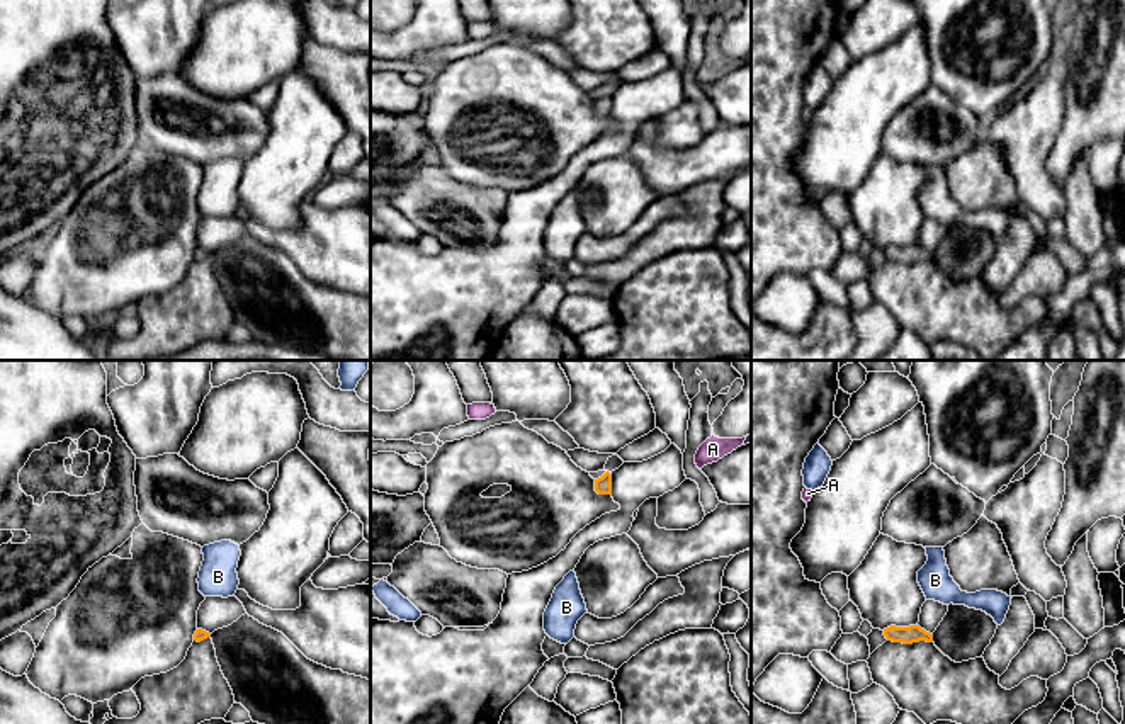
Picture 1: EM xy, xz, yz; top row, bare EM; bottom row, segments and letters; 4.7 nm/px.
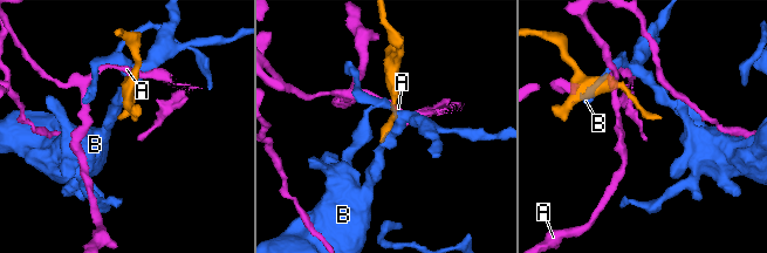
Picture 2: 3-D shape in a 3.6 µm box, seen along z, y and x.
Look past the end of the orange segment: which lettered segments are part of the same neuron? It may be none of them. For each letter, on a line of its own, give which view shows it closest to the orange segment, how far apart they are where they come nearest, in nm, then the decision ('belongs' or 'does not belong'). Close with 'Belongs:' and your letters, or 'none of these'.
A: view xz; gap 400 nm; does not belong
B: view yz; gap 130 nm; does not belong
Belongs: none of these

